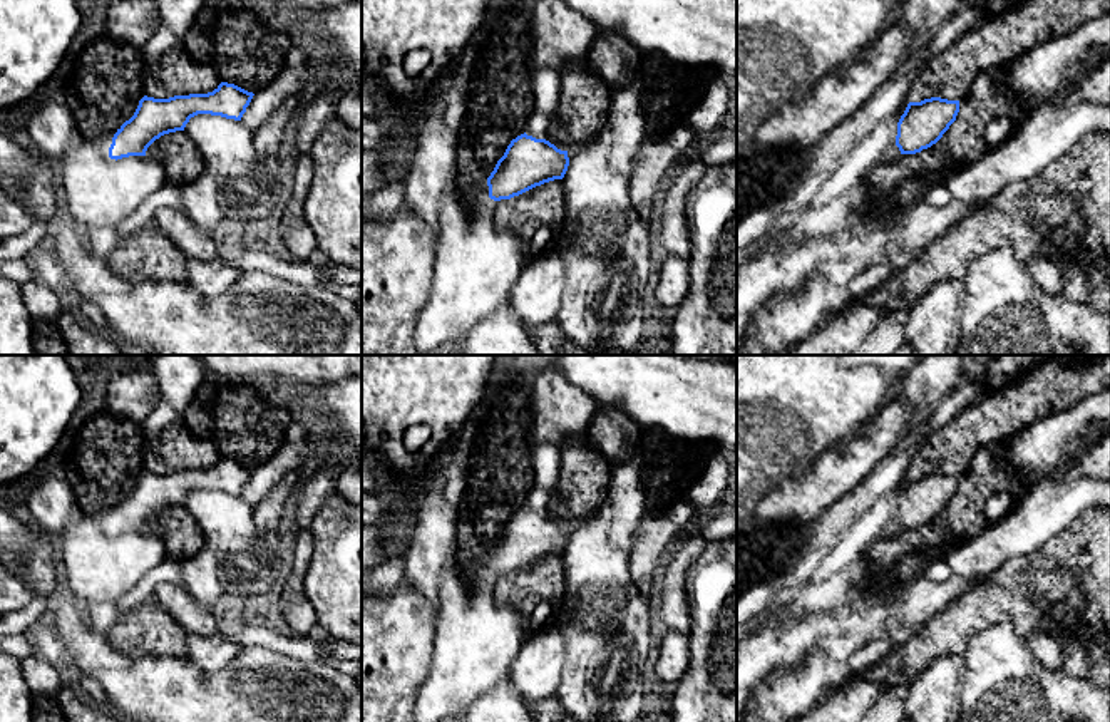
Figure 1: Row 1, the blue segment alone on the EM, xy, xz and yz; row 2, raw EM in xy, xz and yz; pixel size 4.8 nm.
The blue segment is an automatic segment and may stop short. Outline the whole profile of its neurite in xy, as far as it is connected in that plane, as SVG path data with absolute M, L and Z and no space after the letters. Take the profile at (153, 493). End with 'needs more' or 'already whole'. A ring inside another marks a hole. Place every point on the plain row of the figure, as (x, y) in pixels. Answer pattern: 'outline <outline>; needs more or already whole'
outline M221 457L213 467L154 474L144 471L134 491L116 508L97 516L102 533L114 538L129 531L146 531L147 523L164 509L184 506L198 489L221 491L241 496L253 474L234 459Z; needs more

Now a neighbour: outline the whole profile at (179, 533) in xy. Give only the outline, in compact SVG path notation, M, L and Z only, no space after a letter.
M184 506L161 511L147 523L146 531L162 541L169 558L186 560L204 546L204 534Z

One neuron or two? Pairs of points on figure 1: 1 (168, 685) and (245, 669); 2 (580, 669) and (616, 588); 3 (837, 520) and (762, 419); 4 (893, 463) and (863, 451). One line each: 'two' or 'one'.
1: one
2: one
3: two
4: two

